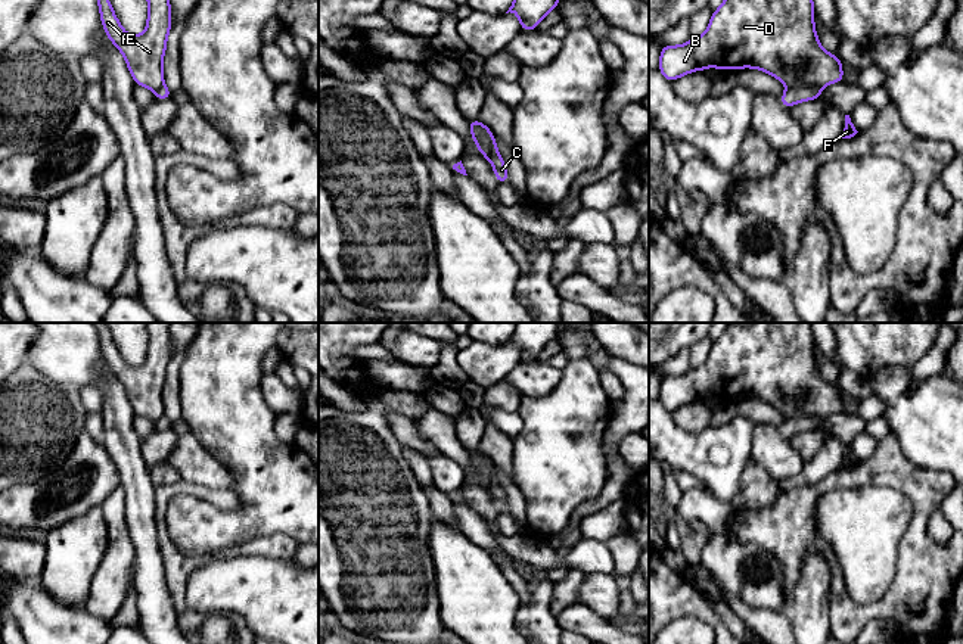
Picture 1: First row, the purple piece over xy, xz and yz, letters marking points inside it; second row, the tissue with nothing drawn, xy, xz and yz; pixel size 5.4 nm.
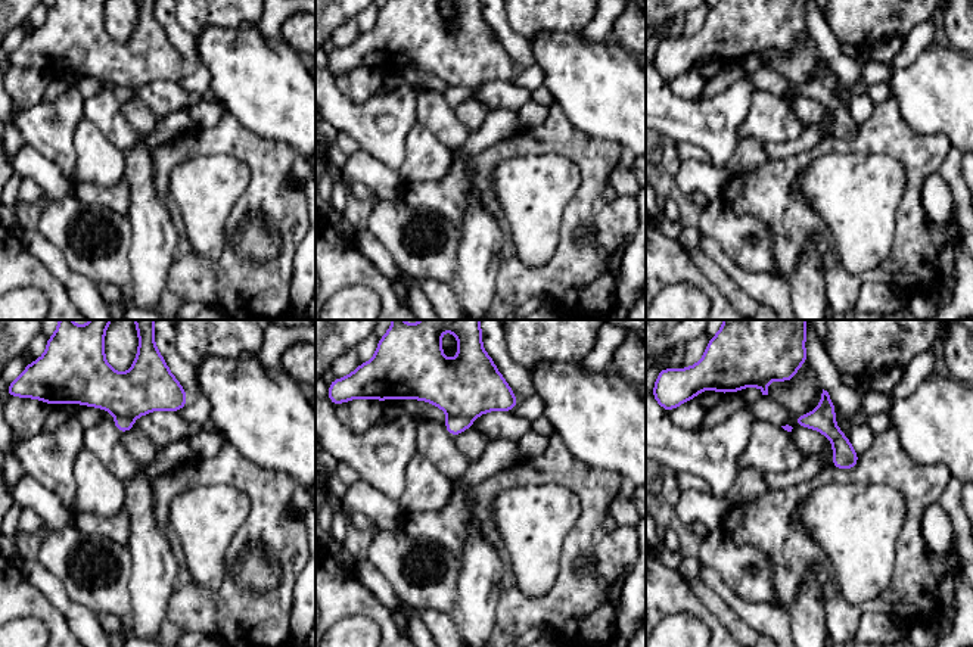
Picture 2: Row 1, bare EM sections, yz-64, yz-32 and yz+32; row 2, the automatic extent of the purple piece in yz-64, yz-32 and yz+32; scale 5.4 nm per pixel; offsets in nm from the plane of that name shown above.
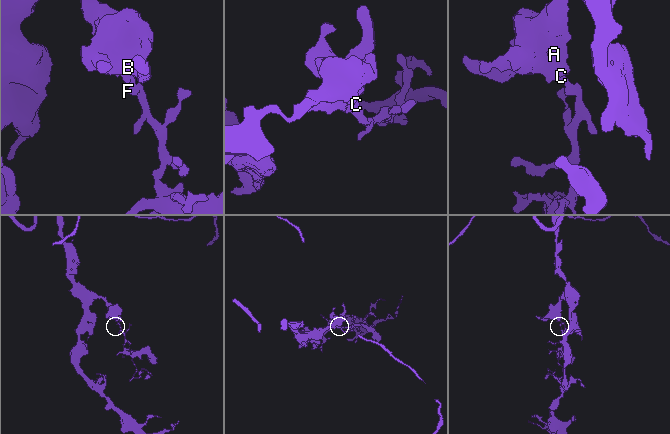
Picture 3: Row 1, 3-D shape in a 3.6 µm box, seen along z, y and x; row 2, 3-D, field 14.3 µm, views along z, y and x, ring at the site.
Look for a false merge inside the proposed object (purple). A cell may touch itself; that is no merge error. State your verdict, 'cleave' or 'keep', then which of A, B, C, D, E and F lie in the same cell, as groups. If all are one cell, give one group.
cleave | A B D E / C F

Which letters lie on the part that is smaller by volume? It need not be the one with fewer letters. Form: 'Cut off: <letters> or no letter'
Cut off: C, F

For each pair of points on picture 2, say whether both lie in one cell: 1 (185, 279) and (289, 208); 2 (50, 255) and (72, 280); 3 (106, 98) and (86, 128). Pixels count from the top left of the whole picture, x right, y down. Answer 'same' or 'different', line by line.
1: same
2: same
3: different

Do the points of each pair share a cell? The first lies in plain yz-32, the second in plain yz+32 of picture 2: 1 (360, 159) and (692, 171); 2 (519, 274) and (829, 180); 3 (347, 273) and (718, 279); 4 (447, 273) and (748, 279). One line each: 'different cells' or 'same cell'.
1: same cell
2: different cells
3: different cells
4: different cells

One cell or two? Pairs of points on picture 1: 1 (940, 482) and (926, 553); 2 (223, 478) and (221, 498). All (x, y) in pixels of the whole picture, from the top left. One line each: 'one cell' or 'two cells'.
1: one cell
2: two cells

